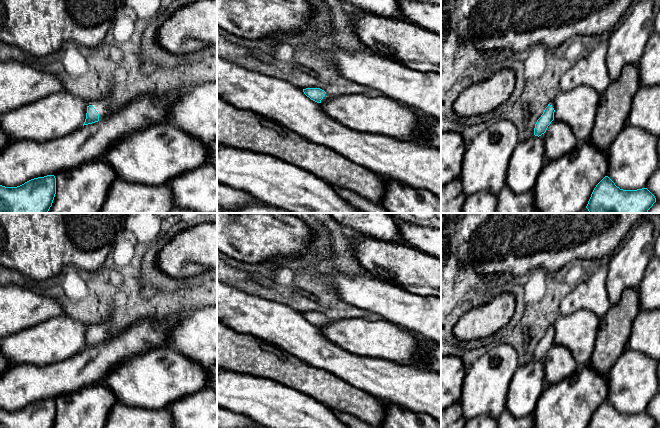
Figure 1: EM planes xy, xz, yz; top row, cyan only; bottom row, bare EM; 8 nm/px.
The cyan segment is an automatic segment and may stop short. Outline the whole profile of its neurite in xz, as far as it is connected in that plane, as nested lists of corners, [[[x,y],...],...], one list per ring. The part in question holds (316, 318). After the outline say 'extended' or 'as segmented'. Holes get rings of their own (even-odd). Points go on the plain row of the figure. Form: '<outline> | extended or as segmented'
[[[306,312],[303,313],[303,316],[307,321],[317,327],[325,326],[330,322],[330,320],[320,312]]] | extended

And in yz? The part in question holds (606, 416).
[[[605,400],[594,412],[588,428],[654,428],[655,420],[647,413],[623,414]]] | as segmented

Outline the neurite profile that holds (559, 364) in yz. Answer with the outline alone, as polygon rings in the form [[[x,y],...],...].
[[[553,344],[545,356],[544,373],[546,385],[554,385],[571,376],[578,364],[570,351]]]

